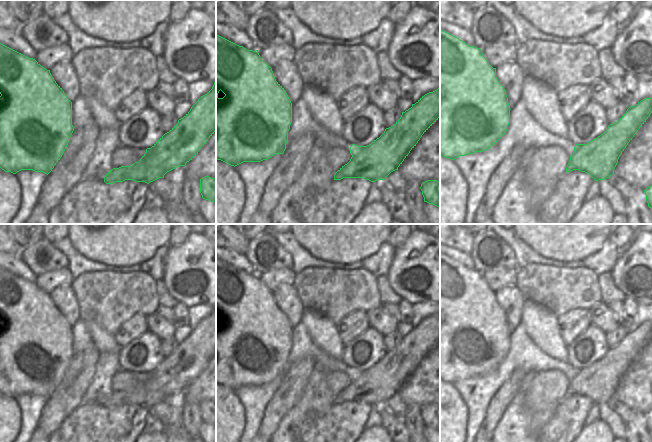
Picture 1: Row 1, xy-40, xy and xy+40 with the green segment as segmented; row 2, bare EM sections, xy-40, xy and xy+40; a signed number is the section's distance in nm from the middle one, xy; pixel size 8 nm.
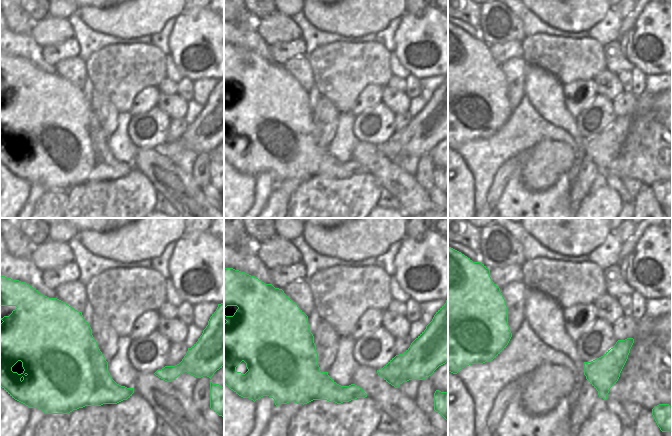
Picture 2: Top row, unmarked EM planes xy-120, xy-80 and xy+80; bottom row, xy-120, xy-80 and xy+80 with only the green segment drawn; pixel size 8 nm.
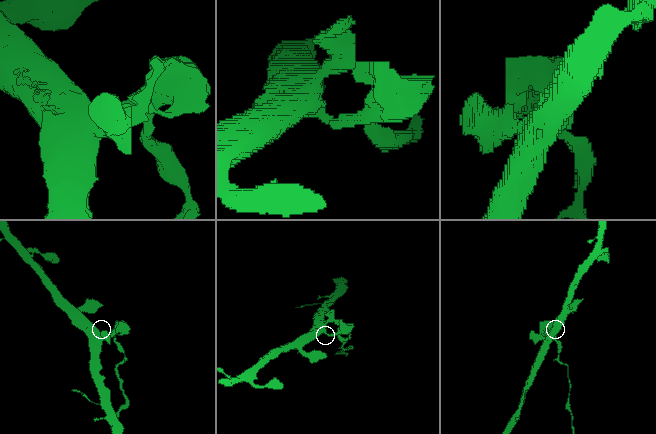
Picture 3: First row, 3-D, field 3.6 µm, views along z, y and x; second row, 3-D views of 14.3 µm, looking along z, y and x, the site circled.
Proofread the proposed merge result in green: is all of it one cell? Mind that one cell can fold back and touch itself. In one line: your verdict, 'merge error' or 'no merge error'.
merge error

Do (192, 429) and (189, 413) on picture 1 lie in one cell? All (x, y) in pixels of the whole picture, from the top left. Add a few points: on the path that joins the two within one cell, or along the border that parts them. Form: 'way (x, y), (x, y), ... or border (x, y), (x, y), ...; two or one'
way (192, 425), (191, 417); one

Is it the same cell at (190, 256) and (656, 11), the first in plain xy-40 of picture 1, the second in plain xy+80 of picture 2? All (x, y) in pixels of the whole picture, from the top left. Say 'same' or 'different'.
same

